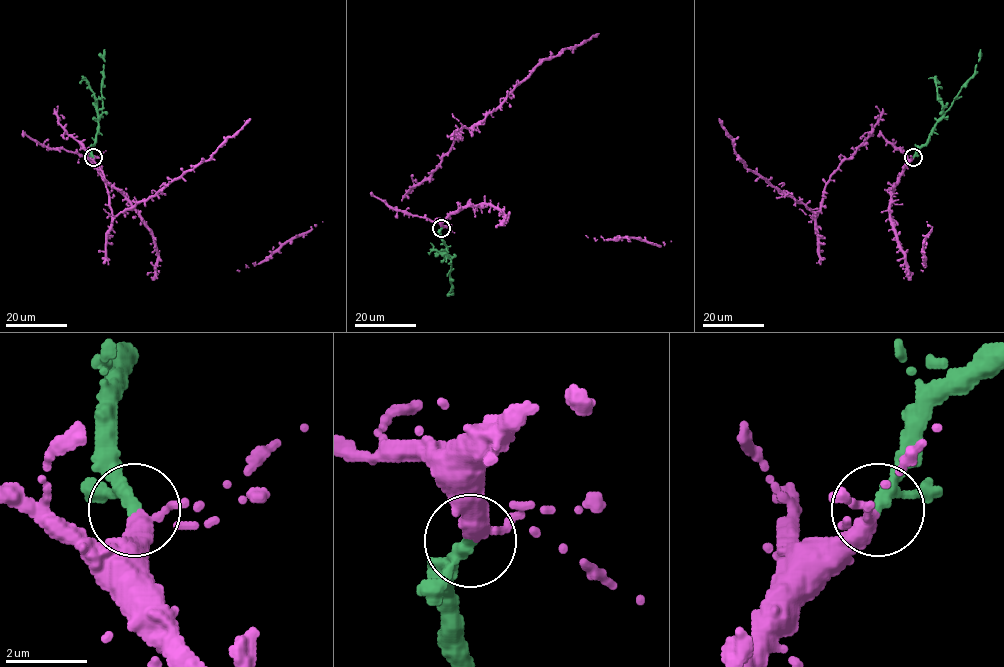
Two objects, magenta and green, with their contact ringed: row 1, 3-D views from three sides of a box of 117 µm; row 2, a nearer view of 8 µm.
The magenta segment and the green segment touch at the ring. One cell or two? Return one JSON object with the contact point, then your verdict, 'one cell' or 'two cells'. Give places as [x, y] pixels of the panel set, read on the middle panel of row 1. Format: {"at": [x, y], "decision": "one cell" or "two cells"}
{"at": [441, 228], "decision": "one cell"}

